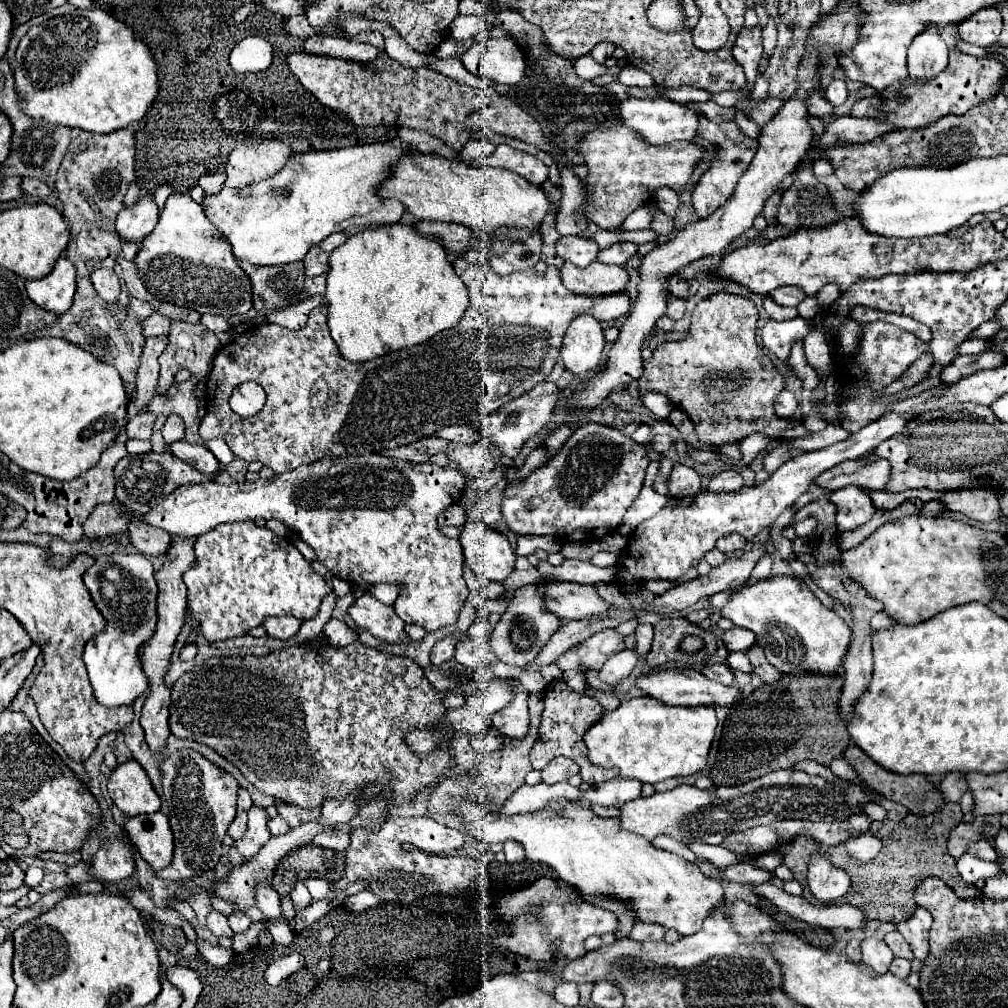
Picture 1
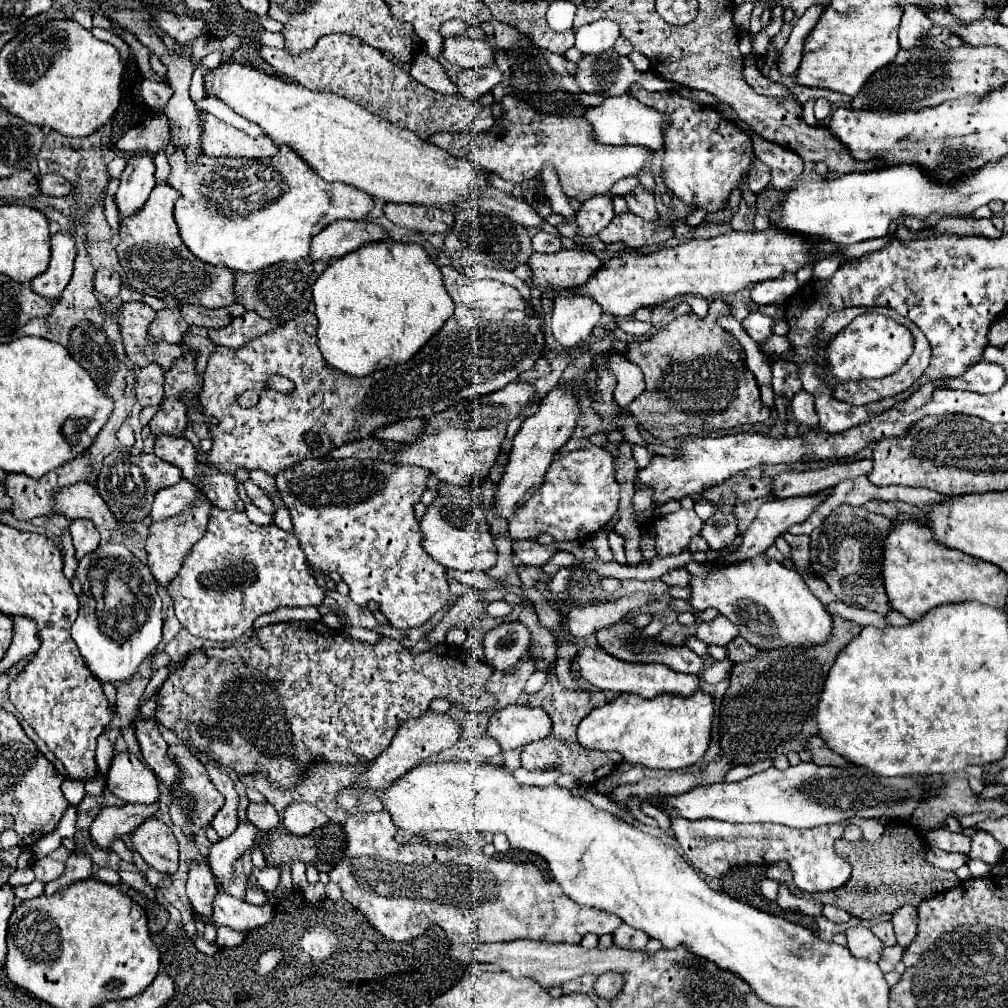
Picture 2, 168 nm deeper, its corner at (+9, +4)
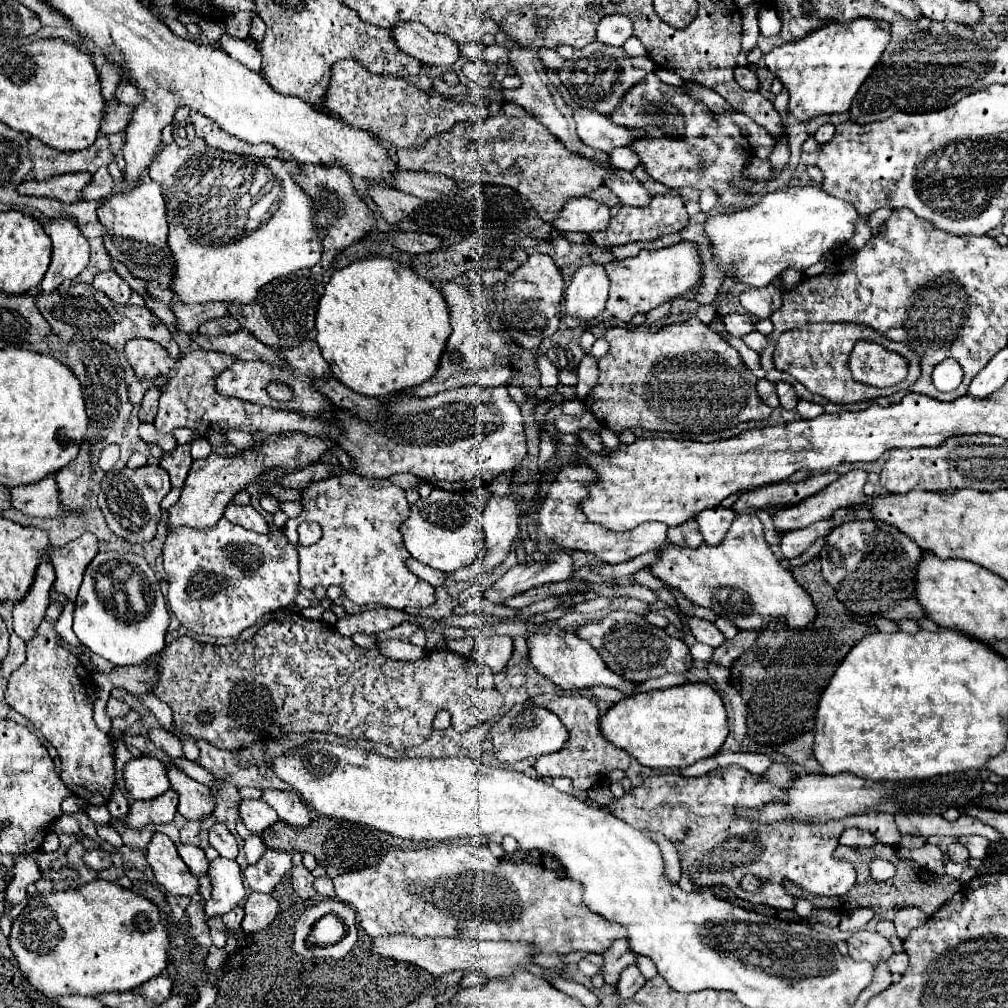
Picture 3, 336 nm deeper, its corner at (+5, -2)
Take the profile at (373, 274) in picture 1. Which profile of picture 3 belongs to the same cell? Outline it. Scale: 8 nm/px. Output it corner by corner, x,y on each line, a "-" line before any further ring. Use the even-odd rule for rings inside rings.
372,257
334,271
318,305
316,341
334,379
360,395
386,397
416,387
436,373
438,361
452,333
448,317
448,305
432,283
418,279
418,275
410,273
410,267
396,267
392,259

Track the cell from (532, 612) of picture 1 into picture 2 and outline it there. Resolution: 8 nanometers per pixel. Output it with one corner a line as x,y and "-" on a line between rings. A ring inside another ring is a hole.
506,621
490,629
484,637
484,653
494,669
516,665
530,649
530,631
520,621

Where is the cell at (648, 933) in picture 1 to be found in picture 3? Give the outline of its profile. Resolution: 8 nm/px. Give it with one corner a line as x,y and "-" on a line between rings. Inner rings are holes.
618,939
612,943
610,949
602,953
604,965
602,965
602,977
606,985
616,987
622,969
636,963
636,955
630,955
630,949
626,947
626,939

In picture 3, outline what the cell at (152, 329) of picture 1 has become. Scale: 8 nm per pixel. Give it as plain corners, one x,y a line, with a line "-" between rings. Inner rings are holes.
66,283
62,287
58,287
58,291
40,293
36,297
36,303
38,303
38,309
44,315
44,319
50,323
52,331
62,341
70,343
70,341
82,341
82,339
98,339
98,341
110,345
118,353
120,365
125,372
124,380
128,387
128,397
133,405
139,405
148,389
152,386
165,385
167,379
164,377
158,377
154,380
138,379
123,352
126,341
130,341
130,339
152,339
152,341
160,343
172,359
181,357
178,345
172,339
168,327
150,309
138,307
138,305
116,305
102,291
96,291
88,283

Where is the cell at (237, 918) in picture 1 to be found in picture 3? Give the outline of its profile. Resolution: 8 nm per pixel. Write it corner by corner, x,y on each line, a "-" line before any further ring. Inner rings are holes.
240,905
234,907
230,913
226,913
226,915
222,917
222,921
226,923
226,927
230,927
234,933
240,931
240,923
242,923
242,919
244,919
244,909
242,909

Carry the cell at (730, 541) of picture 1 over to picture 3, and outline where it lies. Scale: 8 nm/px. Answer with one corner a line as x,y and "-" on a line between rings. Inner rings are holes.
712,507
702,511
702,515
698,515
698,525
700,525
700,533
704,537
704,541
708,545
718,545
724,535
728,533
732,521
734,521
736,513
732,509
724,509
724,507

